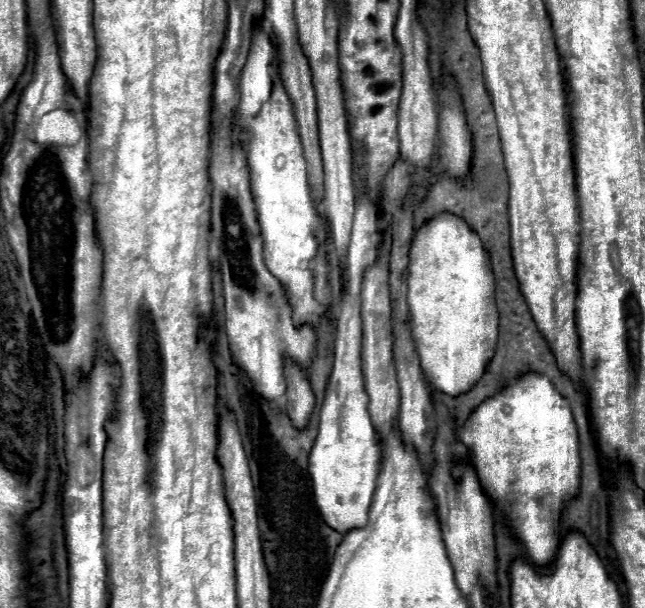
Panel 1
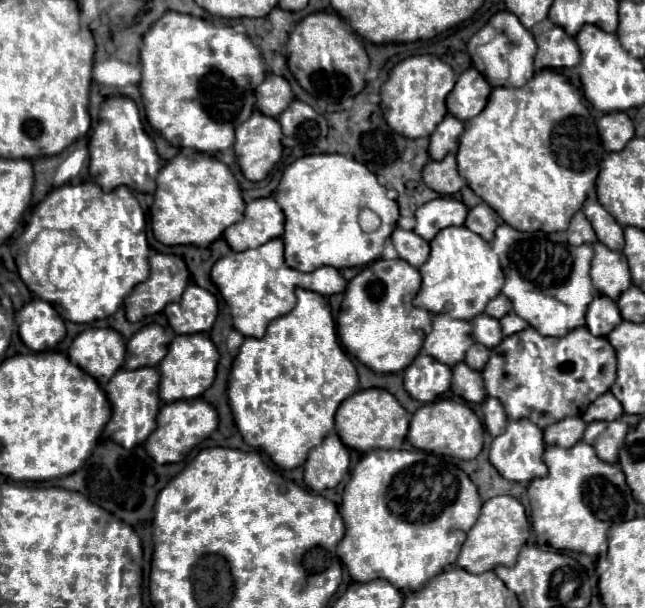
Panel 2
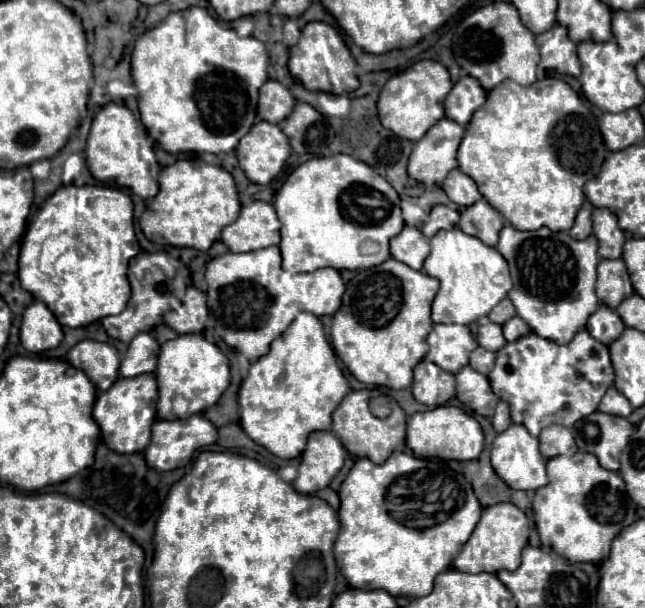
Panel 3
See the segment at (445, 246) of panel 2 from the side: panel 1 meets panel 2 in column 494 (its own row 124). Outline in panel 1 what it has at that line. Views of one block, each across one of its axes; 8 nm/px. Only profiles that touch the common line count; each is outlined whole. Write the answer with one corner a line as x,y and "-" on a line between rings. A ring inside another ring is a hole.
282,80
274,82
272,96
262,106
260,116
254,120
252,132
254,136
248,144
246,158
250,168
250,188
264,238
266,266
288,288
290,304
294,308
294,324
316,326
318,302
314,300
314,274
308,270
308,262
318,254
318,238
314,232
324,228
324,220
312,206
298,124

